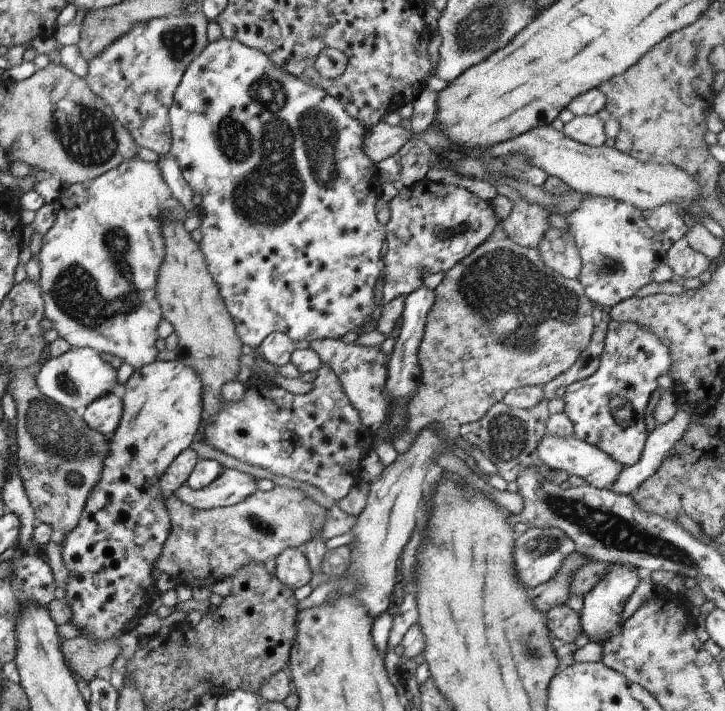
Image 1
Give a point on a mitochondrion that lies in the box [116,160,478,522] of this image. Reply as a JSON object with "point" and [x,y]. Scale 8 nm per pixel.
{"point":[442,232]}

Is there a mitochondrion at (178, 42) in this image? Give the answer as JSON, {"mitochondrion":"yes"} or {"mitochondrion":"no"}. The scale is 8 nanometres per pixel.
{"mitochondrion":"yes"}

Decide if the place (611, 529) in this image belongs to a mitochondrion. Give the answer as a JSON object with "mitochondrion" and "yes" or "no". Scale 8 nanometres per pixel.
{"mitochondrion":"yes"}

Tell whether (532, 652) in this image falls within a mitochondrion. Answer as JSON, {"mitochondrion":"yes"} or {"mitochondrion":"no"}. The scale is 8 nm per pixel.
{"mitochondrion":"yes"}

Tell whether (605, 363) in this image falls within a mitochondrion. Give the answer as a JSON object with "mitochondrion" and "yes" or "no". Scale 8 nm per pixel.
{"mitochondrion":"no"}

